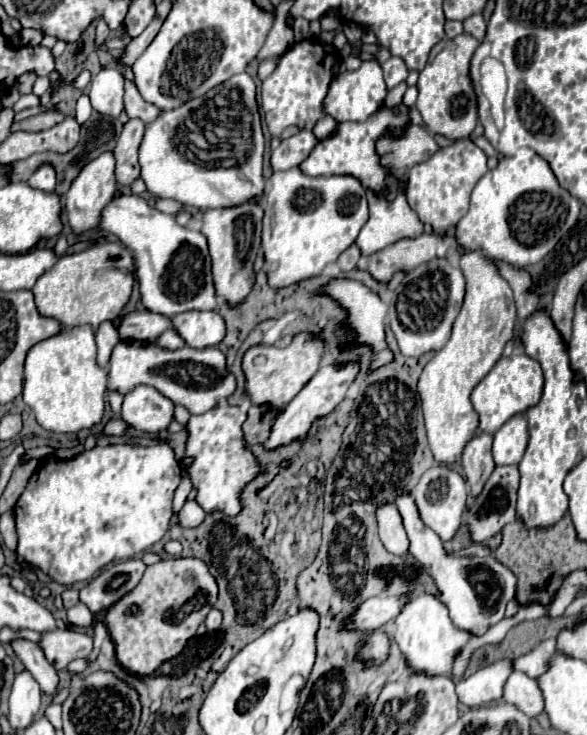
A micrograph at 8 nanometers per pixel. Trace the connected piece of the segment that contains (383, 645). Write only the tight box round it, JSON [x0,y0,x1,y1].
[359,628,389,662]

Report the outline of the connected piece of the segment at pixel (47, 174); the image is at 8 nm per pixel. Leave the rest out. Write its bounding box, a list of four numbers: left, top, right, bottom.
[29,164,55,192]

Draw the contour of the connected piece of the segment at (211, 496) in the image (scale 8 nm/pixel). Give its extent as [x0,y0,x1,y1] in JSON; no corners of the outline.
[183,404,263,516]

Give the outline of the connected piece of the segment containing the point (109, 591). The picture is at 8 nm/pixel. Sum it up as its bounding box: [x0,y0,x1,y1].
[79,560,145,612]

